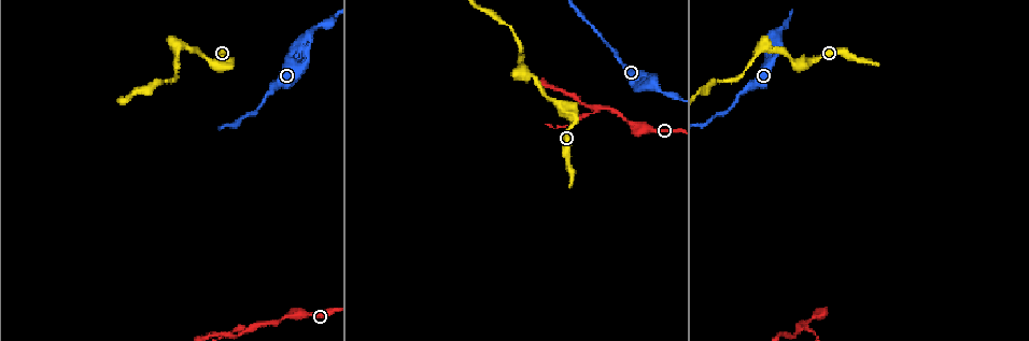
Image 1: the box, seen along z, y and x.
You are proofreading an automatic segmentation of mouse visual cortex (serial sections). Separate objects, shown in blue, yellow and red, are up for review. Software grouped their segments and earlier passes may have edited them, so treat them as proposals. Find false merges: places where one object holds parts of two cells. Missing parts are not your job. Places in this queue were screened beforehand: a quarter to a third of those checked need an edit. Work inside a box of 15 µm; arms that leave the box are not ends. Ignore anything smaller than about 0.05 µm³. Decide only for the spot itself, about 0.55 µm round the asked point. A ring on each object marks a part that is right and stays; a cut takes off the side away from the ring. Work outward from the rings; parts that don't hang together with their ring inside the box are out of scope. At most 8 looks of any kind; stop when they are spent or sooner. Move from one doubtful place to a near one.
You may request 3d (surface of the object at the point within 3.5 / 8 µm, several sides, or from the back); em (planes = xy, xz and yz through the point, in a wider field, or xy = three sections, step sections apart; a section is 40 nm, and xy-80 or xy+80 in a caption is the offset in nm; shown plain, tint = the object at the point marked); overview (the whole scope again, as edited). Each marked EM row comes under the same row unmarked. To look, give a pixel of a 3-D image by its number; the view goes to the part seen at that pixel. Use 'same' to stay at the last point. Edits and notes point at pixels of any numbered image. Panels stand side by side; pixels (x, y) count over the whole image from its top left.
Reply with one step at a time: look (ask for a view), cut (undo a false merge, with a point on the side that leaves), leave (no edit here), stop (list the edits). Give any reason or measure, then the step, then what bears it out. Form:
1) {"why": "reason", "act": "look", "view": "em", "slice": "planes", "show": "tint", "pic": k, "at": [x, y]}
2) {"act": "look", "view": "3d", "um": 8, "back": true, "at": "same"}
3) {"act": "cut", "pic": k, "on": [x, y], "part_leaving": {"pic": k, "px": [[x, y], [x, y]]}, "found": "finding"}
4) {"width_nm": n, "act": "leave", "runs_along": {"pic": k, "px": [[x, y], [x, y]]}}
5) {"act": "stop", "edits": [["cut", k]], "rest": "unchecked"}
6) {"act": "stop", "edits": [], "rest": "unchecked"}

{"act": "look", "view": "3d", "um": 8, "back": true, "pic": 1, "at": [634, 85]}

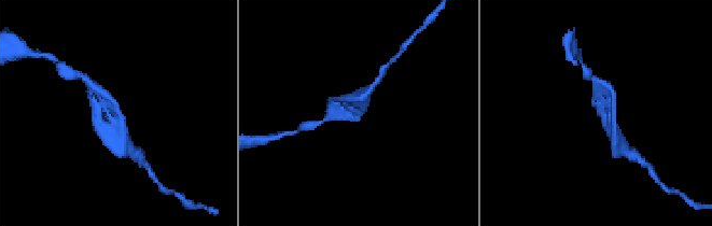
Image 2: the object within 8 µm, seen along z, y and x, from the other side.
{"act": "look", "view": "3d", "um": 3.5, "pic": 2, "at": [599, 112]}

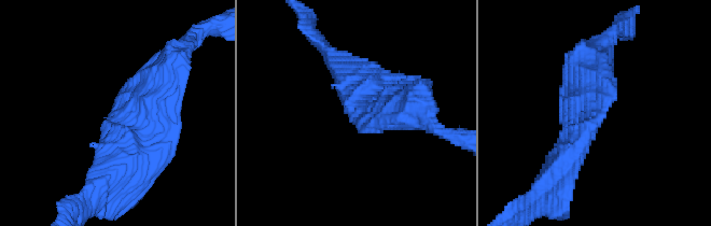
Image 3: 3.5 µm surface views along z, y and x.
{"act": "leave", "runs_along": {"pic": 3, "px": [[110, 178], [110, 125], [159, 59]]}, "found": "one cell here"}

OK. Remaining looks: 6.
{"why": "arms part here", "act": "look", "view": "3d", "um": 3.5, "pic": 1, "at": [179, 45]}

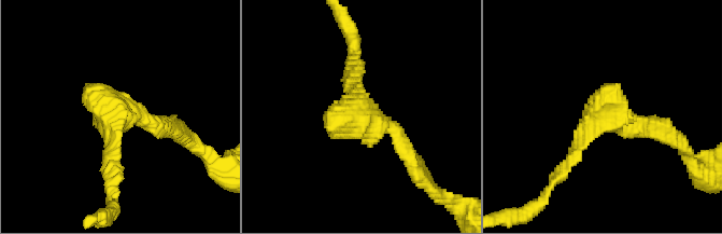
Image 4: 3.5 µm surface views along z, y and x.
{"act": "look", "view": "em", "slice": "xy", "step": 1, "show": "tint", "pic": 4, "at": [363, 112]}

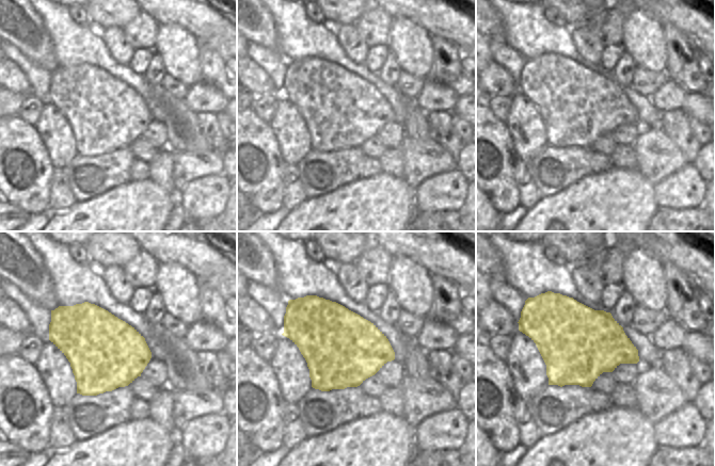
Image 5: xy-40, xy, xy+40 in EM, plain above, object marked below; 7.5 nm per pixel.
{"act": "leave", "runs_along": {"pic": 4, "px": [[413, 157], [354, 105], [351, 71]]}, "found": "one cell here"}

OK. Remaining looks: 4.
{"why": "thin neck", "act": "look", "view": "3d", "um": 3.5, "pic": 1, "at": [806, 327]}

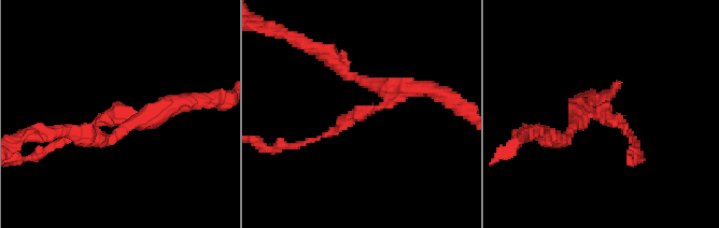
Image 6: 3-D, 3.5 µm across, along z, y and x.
{"arms": 3, "arm_widths_nm": [150, 150, 200], "why": "need the tissue", "act": "look", "view": "em", "slice": "planes", "show": "tint", "pic": 6, "at": [599, 112]}

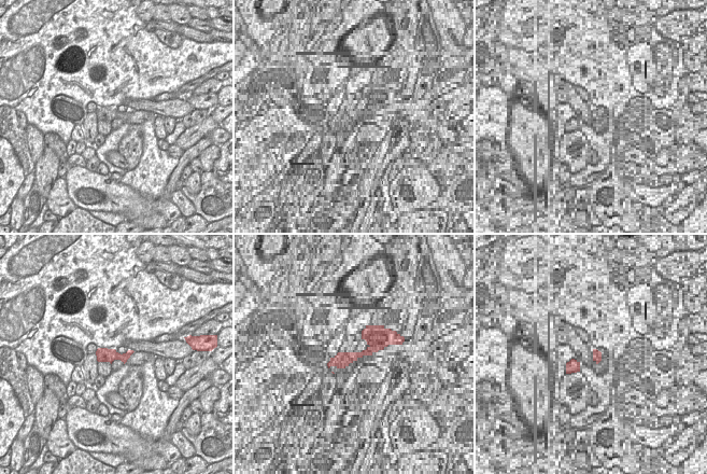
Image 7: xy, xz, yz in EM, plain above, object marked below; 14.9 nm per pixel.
{"act": "cut", "pic": 6, "on": [342, 123], "part_leaving": {"pic": 6, "px": [[375, 109], [335, 131], [285, 145]]}, "found": "a second cell is stuck on"}

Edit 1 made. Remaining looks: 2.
{"act": "stop", "edits": [["cut", 6]], "rest": "unchecked"}

